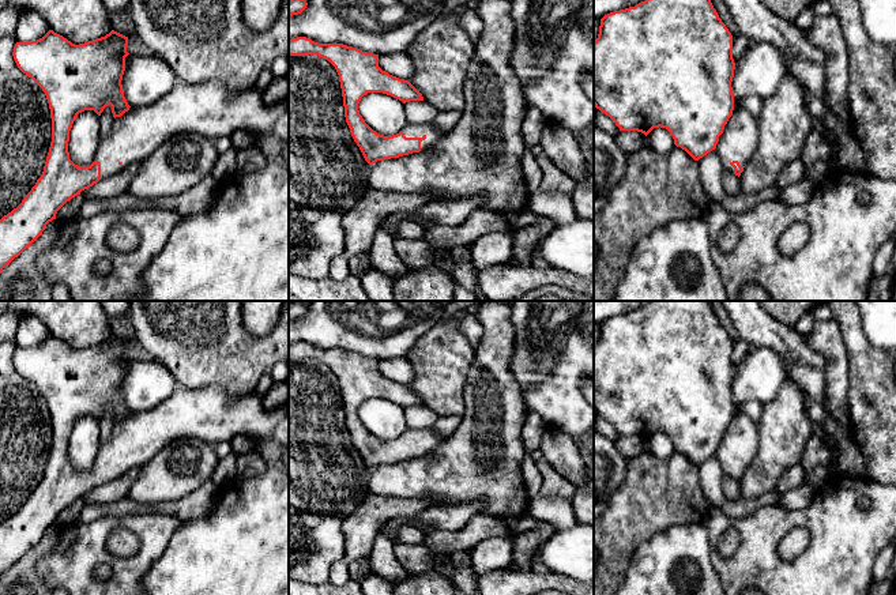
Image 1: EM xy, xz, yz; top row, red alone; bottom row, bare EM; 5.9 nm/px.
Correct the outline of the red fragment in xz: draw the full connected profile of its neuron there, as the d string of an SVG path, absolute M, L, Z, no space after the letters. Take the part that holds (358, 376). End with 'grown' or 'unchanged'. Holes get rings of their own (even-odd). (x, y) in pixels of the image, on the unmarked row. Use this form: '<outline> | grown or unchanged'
M306 342L289 346L289 361L316 359L328 365L339 380L345 422L351 441L369 470L428 455L447 438L433 428L407 429L399 438L384 441L362 423L358 408L368 398L383 398L403 408L423 406L409 385L389 380L379 372L379 359L366 358L343 349L319 349Z | grown

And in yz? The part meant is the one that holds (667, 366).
M650 301L635 312L610 317L601 324L599 339L594 346L594 411L609 421L620 436L637 436L647 441L654 433L666 433L674 449L685 455L694 466L716 455L724 475L739 482L758 449L758 428L743 411L734 413L731 392L734 374L733 340L719 323L709 301Z | grown

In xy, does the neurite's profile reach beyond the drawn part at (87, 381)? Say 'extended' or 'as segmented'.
extended

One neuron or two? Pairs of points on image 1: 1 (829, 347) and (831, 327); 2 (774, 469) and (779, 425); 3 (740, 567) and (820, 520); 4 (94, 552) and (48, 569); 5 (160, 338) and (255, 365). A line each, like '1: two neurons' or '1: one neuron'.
1: one neuron
2: one neuron
3: one neuron
4: one neuron
5: one neuron

